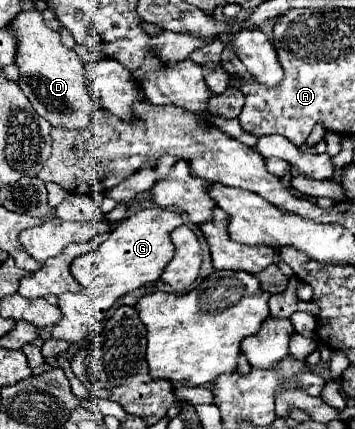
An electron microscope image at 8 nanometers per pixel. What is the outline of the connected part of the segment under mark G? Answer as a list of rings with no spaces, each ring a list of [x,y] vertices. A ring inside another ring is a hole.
[[[160,207],[142,209],[136,215],[118,223],[110,237],[98,245],[86,257],[76,257],[70,265],[72,277],[84,287],[80,293],[58,295],[58,309],[62,311],[60,323],[54,327],[52,337],[68,343],[78,343],[88,337],[93,329],[100,329],[106,319],[106,311],[126,293],[154,283],[160,279],[166,265],[172,261],[174,245],[170,233],[182,225],[182,217],[174,211]]]

